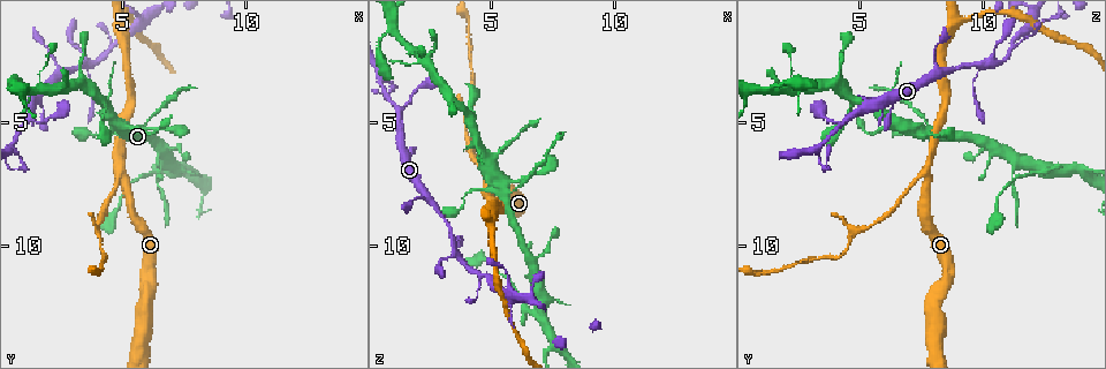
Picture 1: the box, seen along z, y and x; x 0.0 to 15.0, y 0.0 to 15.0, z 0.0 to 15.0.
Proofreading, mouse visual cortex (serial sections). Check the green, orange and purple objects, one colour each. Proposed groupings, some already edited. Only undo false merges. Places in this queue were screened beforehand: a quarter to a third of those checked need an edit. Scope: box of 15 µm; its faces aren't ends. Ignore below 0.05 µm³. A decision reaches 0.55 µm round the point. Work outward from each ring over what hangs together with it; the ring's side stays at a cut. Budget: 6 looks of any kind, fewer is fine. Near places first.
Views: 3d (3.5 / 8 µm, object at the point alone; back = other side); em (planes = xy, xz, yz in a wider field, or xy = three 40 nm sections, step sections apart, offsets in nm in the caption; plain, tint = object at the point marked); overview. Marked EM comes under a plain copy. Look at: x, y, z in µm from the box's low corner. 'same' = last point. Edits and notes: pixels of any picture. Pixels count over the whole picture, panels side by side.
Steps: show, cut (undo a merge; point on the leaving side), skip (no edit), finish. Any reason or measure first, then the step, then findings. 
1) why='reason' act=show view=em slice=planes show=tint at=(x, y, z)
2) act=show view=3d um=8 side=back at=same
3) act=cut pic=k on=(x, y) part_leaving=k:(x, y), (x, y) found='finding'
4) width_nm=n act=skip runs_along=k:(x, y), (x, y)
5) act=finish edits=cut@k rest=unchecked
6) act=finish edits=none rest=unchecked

why='sudden change in width' act=show view=3d um=8 at=(5.9, 5.1, 7.4)

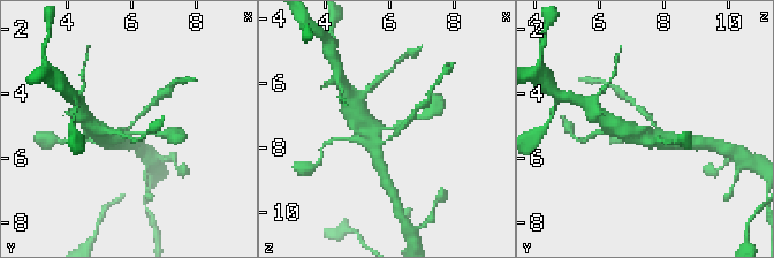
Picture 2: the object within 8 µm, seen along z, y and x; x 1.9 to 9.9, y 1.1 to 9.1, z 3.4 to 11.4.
arm_widths_nm=200,450 why='shape alone is not enough' act=show view=em slice=xy step=3 show=tint at=(5.9, 5.2, 7.3)

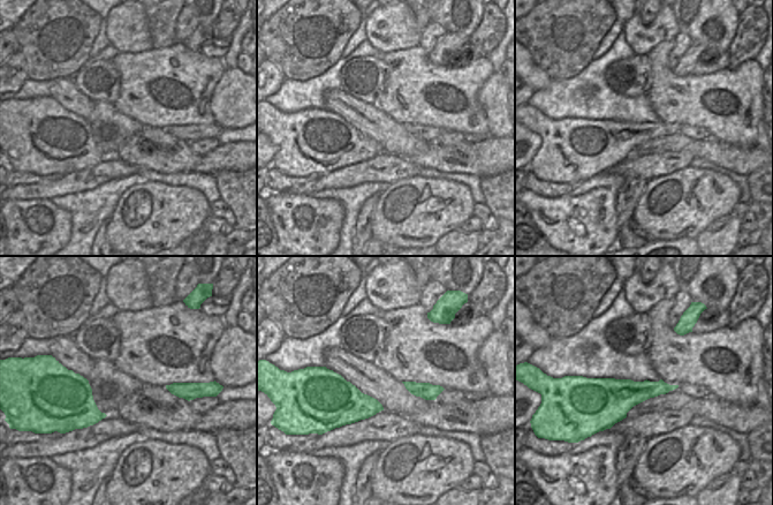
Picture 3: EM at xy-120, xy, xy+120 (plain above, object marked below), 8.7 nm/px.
act=cut pic=2 on=(642, 109) found='two cells meet here'

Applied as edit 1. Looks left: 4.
why='calibre changes' act=show view=3d um=3.5 at=(6.8, 7.0, 12.6)

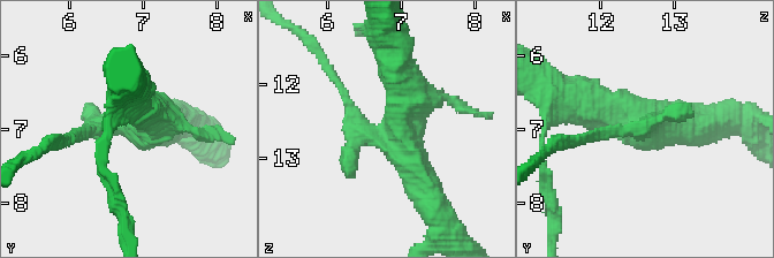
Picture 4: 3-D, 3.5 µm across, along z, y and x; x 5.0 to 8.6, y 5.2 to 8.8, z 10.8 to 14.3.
why='shape alone is not enough' act=show view=em slice=planes show=tint at=(6.90, 7.00, 12.65)

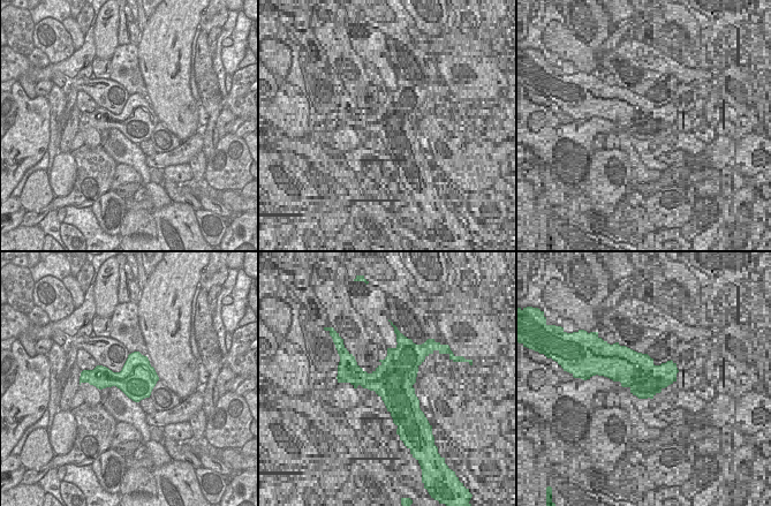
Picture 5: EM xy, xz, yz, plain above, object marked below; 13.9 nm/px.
why='another direction' act=show view=em slice=xy step=3 show=tint at=same

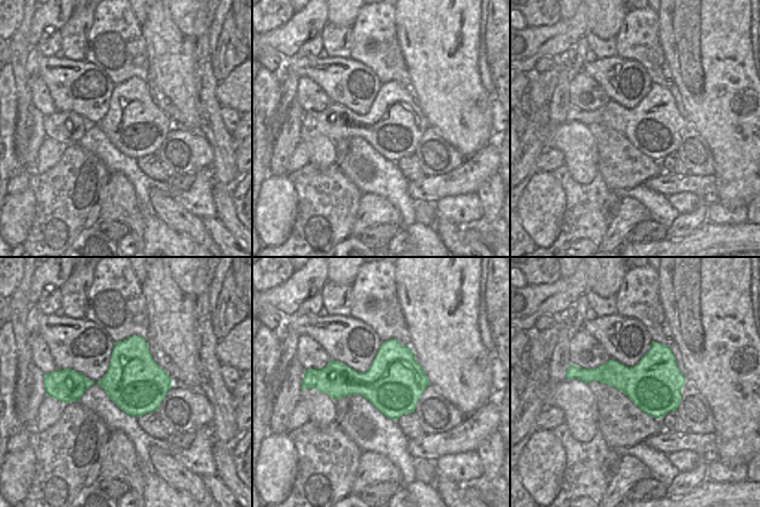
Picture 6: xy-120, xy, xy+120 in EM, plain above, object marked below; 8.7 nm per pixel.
act=skip runs_along=4:(396, 71), (393, 133), (429, 198) found='continuous, no second cell'

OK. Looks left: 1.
act=finish edits=cut@2 rest=unchecked

